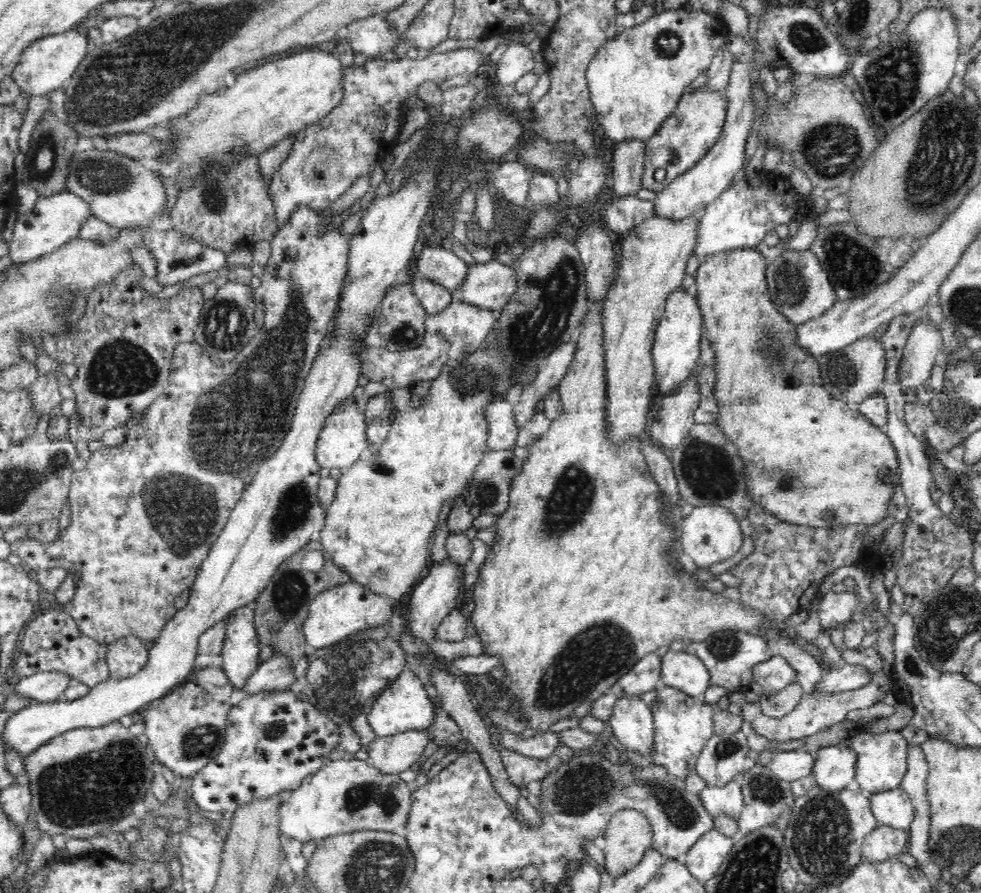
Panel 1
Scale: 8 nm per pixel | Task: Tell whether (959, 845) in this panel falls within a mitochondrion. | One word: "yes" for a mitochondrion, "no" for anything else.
yes

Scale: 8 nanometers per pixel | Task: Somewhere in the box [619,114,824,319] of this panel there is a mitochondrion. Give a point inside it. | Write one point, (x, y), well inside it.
(790, 286)

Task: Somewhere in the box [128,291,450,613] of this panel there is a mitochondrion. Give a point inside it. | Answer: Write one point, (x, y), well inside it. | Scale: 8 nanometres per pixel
(184, 511)

